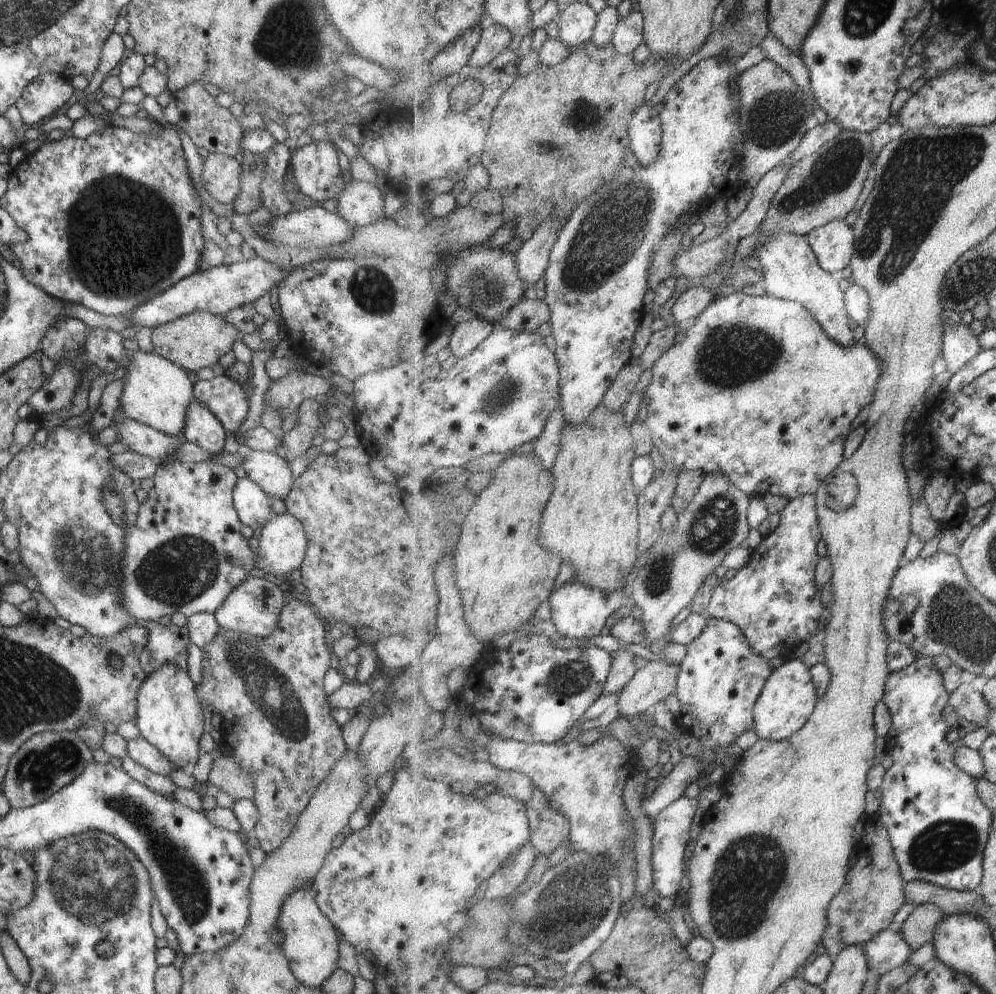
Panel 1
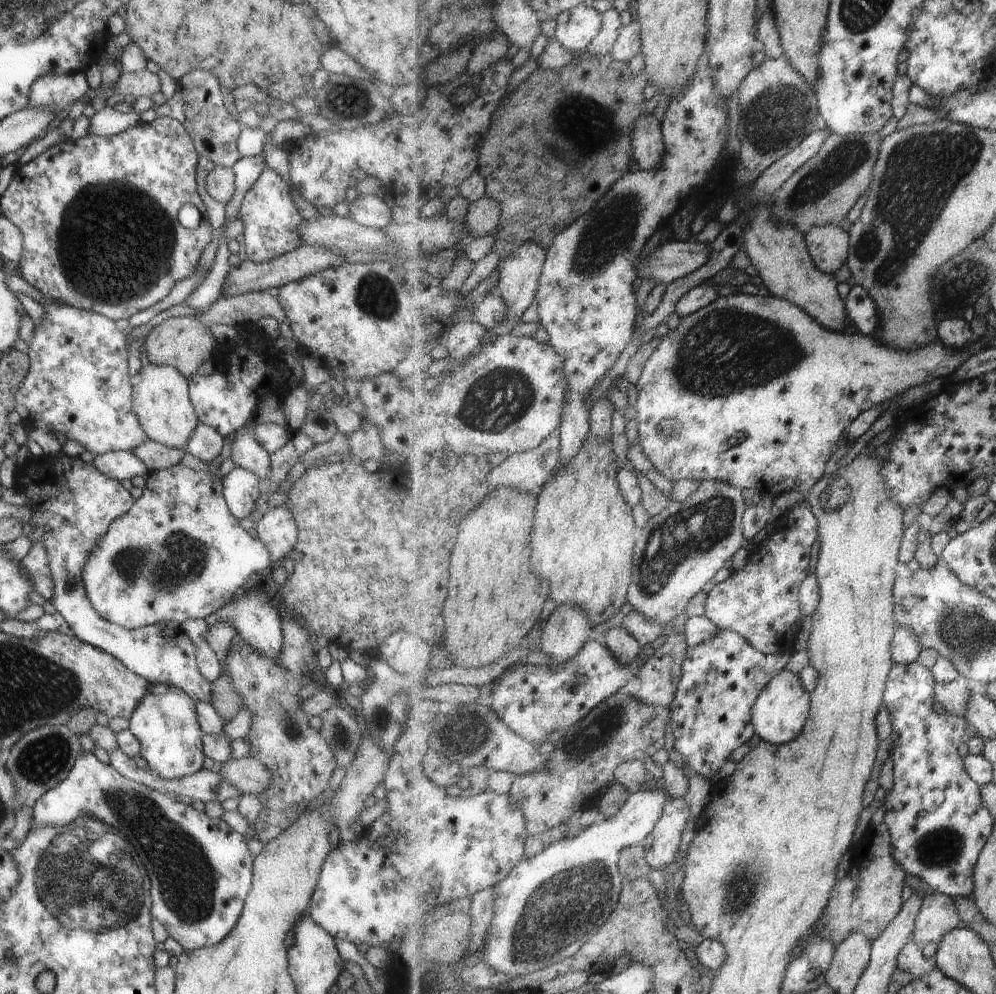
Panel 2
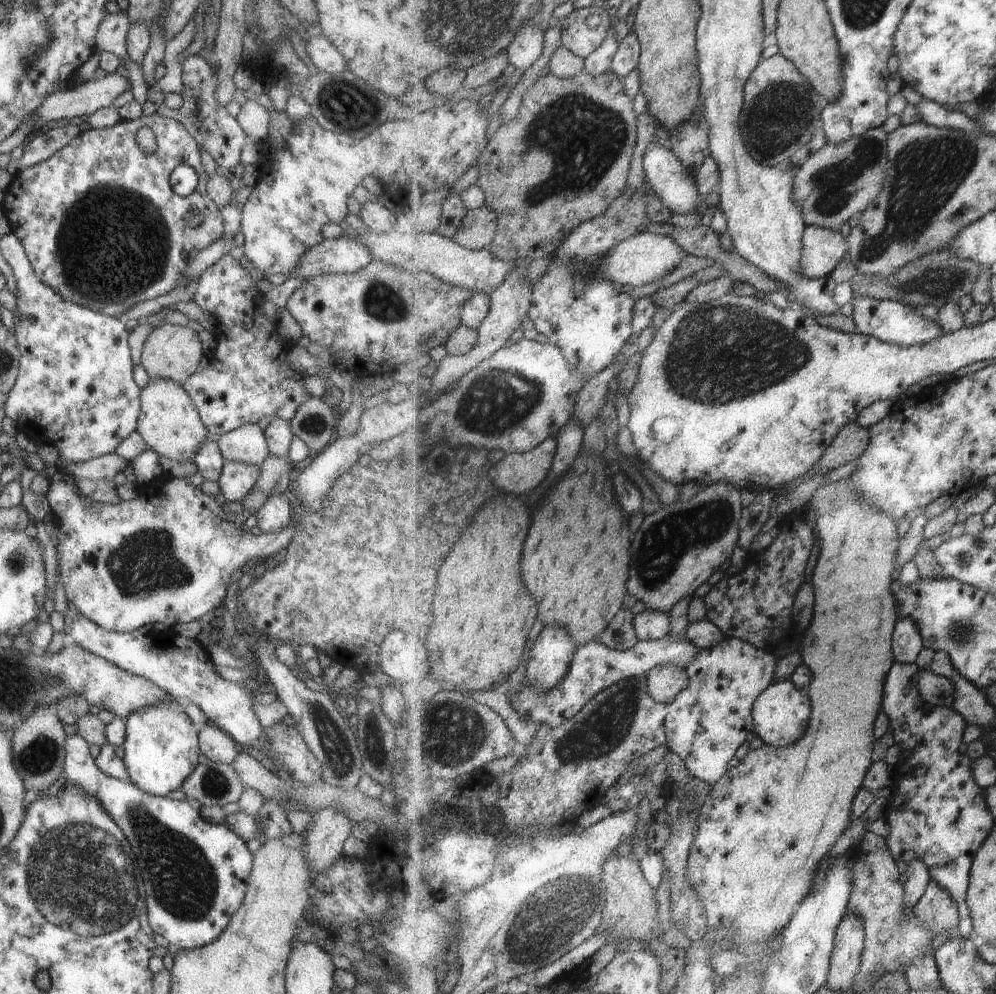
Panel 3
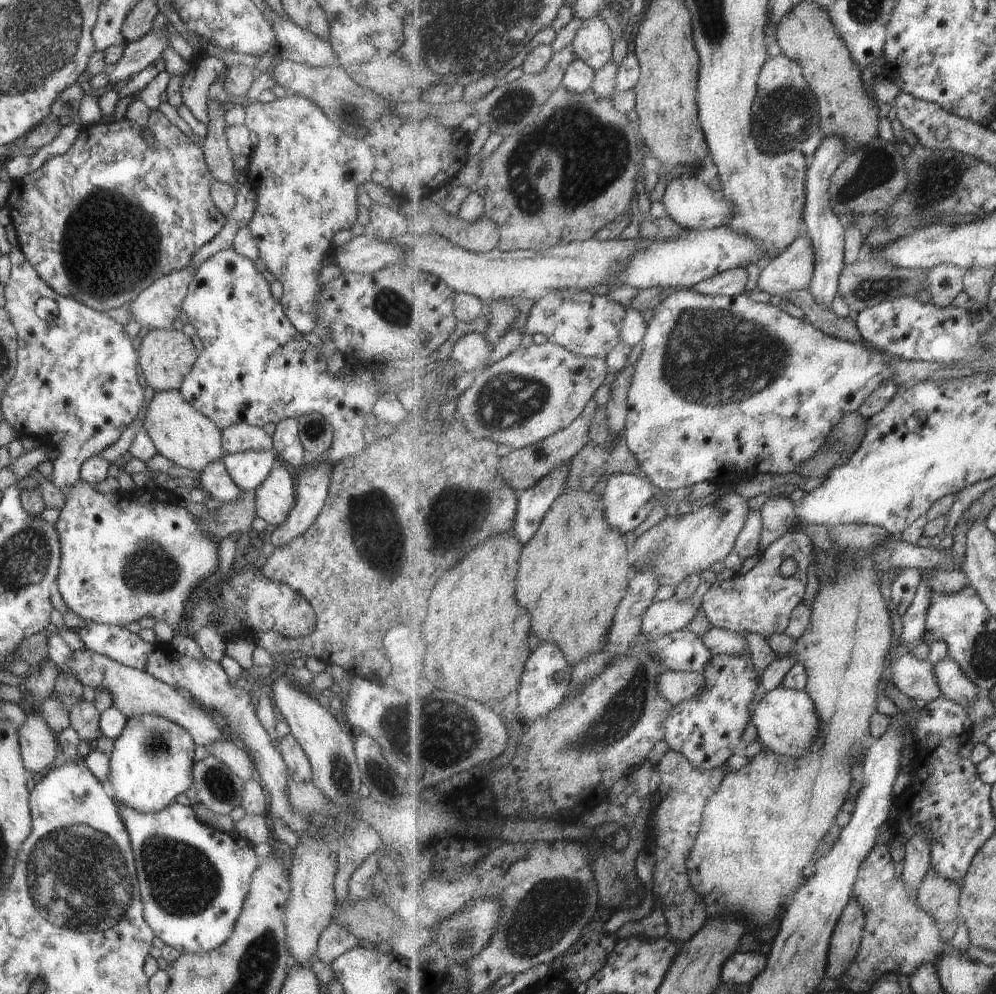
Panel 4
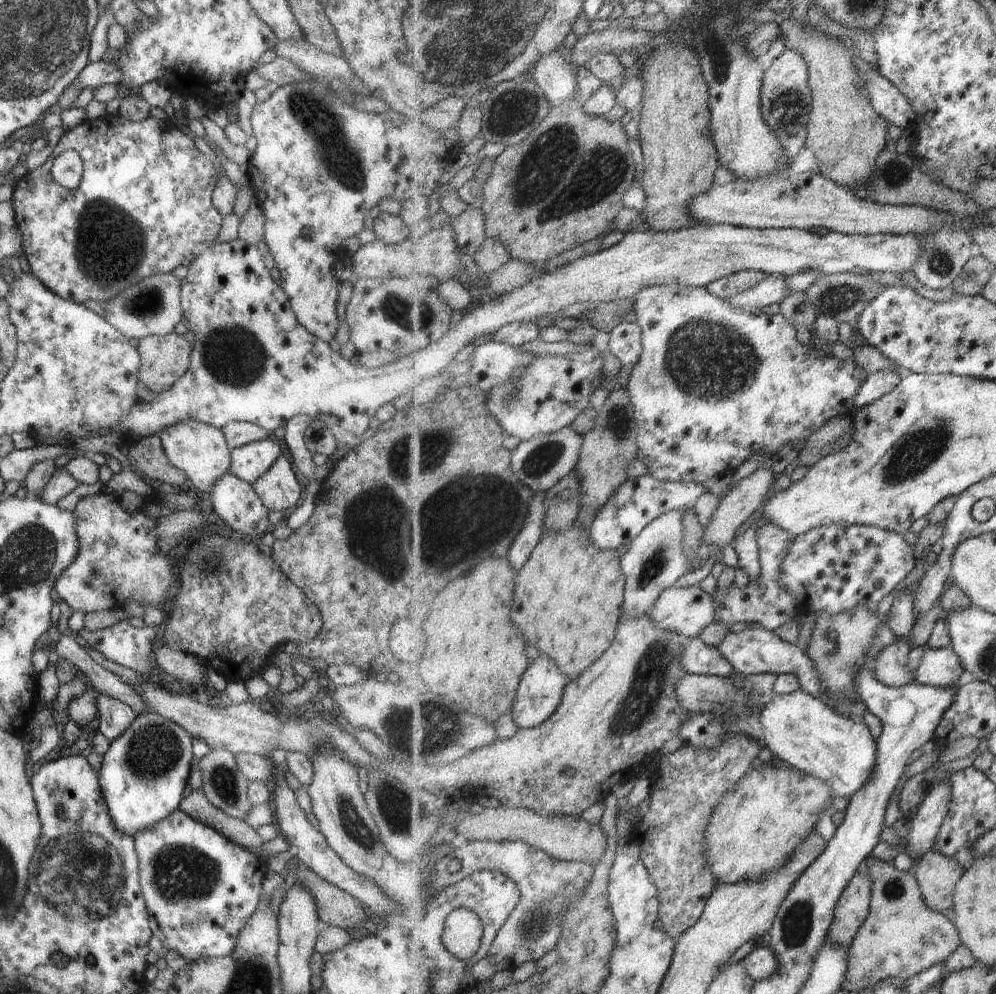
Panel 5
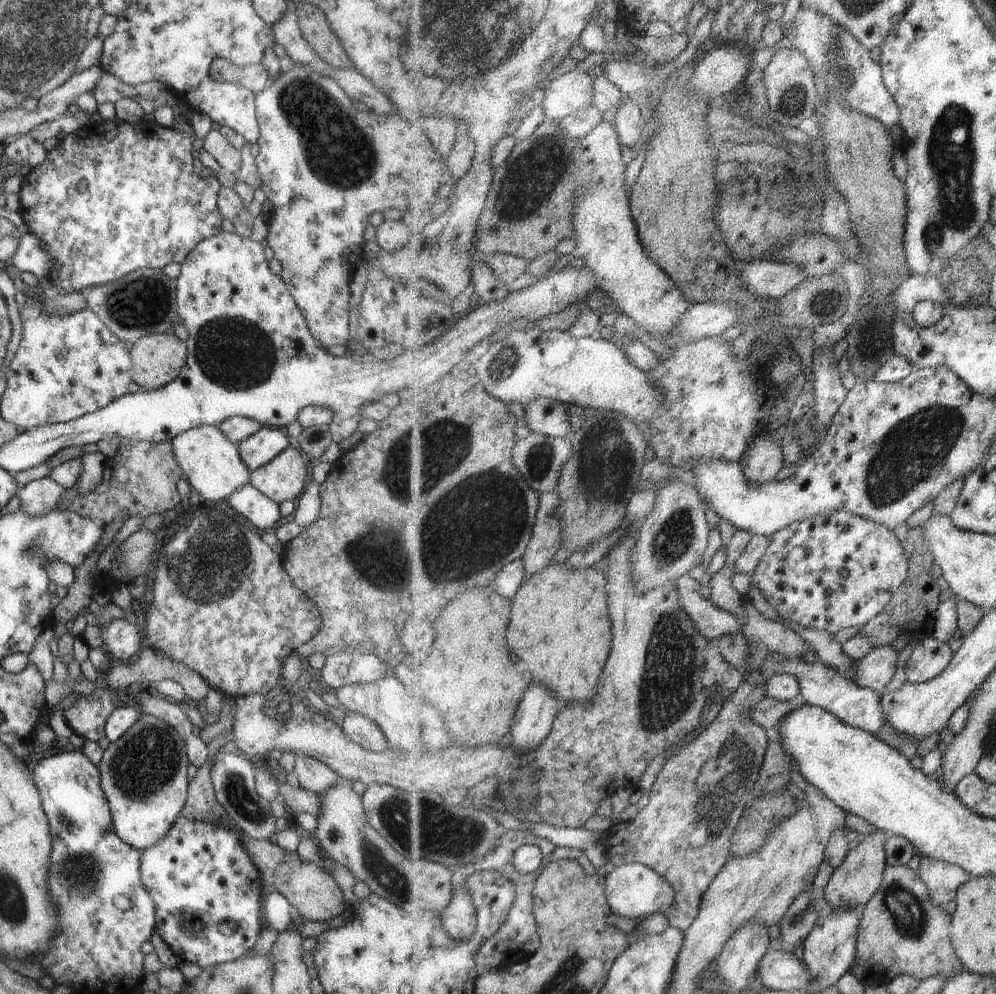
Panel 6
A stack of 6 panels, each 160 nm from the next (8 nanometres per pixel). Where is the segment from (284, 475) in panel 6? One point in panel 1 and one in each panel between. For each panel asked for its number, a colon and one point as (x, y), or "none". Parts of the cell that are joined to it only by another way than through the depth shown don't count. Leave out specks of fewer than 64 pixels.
1: (281, 543)
2: (276, 529)
3: (272, 515)
4: (273, 498)
5: (277, 488)

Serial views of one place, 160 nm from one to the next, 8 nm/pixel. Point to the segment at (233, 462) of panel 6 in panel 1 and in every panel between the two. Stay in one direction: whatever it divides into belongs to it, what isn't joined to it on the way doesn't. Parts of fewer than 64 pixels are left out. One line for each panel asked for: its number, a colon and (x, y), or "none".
1: (156, 392)
2: (160, 401)
3: (167, 422)
4: (182, 435)
5: (198, 449)

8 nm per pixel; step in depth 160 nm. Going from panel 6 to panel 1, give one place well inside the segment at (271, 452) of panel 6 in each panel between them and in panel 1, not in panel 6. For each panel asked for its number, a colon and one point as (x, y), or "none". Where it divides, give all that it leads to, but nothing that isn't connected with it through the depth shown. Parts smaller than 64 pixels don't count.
1: (251, 504)
2: (240, 489)
3: (236, 479)
4: (248, 469)
5: (248, 462)

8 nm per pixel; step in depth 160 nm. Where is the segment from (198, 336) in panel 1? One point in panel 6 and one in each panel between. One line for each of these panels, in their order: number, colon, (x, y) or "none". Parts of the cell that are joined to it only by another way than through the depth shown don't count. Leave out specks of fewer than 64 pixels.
2: (183, 342)
3: (170, 352)
4: (165, 356)
5: (163, 358)
6: (156, 359)

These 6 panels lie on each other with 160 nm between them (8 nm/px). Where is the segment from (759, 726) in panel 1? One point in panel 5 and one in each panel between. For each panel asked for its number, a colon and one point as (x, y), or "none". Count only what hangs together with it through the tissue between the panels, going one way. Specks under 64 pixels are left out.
2: (782, 711)
3: (781, 714)
4: (787, 720)
5: (801, 730)

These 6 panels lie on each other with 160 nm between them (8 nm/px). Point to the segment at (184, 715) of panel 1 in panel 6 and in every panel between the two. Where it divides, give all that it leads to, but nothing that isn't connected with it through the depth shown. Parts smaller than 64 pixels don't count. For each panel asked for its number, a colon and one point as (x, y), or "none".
2: (164, 723)
3: (160, 750)
4: (151, 761)
5: (144, 770)
6: (143, 776)

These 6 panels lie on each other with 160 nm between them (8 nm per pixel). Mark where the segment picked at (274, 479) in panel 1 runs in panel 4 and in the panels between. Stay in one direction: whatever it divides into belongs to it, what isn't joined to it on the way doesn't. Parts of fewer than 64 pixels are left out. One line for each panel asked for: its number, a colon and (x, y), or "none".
2: (246, 453)
3: (246, 444)
4: (239, 437)

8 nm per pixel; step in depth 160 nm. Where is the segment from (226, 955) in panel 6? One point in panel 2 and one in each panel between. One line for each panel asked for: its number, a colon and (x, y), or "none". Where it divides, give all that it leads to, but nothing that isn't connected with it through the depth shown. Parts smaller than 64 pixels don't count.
2: (200, 870)
3: (194, 873)
4: (193, 879)
5: (199, 888)

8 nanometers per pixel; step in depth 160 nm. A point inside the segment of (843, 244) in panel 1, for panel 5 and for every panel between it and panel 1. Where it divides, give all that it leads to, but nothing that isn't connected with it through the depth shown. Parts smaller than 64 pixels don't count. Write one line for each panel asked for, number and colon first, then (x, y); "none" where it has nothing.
2: (829, 245)
3: (823, 249)
4: (793, 270)
5: (772, 289)

